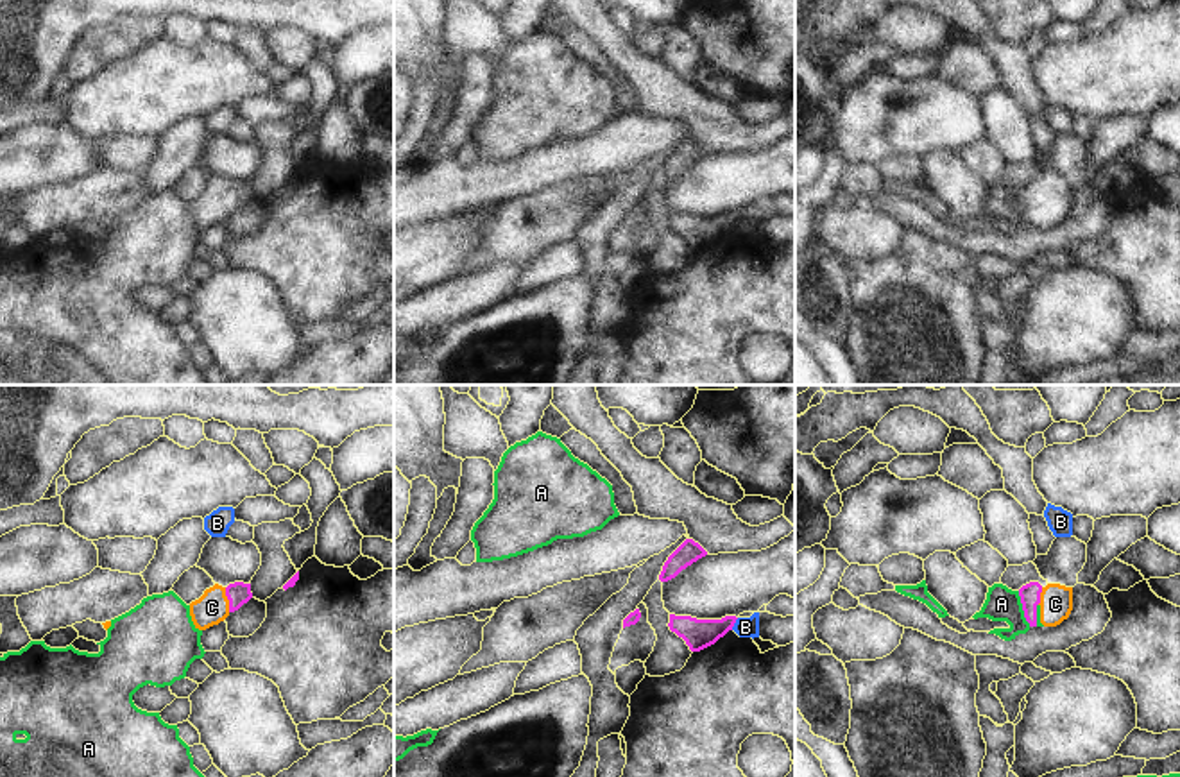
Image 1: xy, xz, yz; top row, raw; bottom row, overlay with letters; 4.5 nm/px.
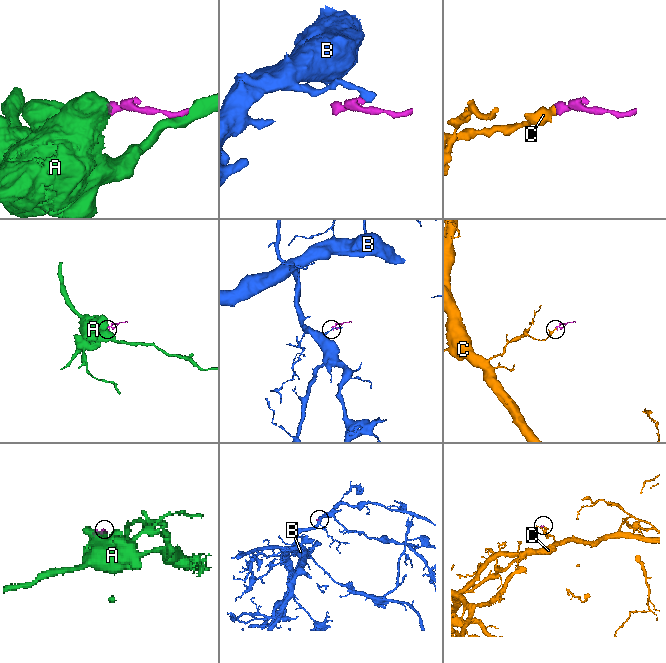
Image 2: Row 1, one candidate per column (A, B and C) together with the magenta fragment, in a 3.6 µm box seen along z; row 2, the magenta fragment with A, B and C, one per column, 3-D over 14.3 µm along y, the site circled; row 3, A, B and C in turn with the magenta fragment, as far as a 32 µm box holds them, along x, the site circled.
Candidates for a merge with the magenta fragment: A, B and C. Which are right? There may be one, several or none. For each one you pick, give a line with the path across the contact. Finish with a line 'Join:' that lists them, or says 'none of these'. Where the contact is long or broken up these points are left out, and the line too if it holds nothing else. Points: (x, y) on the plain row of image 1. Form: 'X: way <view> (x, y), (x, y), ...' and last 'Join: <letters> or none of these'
C: way xy (239, 192), (228, 197), (219, 199), (212, 206)
Join: C

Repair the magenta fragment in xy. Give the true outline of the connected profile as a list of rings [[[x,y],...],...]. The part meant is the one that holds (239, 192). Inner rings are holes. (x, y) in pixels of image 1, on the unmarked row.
[[[235,181],[227,186],[215,183],[204,193],[190,202],[190,215],[199,229],[206,229],[224,220],[252,197],[251,183]]]

